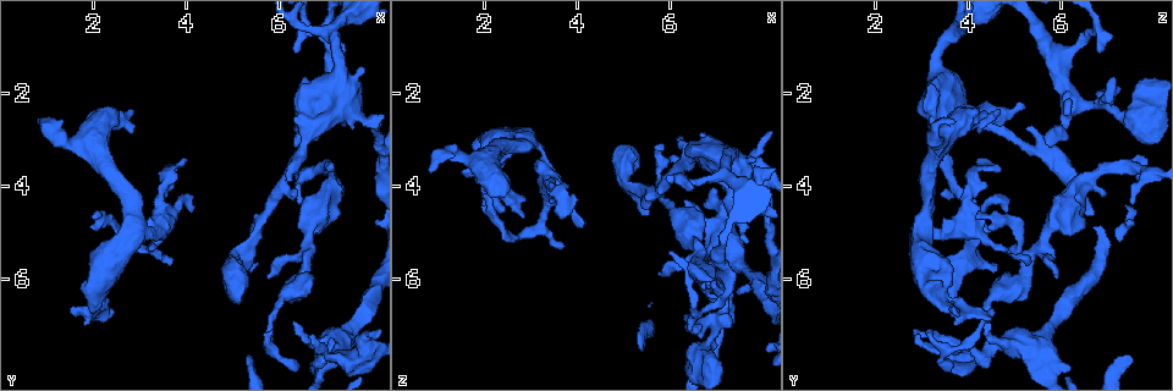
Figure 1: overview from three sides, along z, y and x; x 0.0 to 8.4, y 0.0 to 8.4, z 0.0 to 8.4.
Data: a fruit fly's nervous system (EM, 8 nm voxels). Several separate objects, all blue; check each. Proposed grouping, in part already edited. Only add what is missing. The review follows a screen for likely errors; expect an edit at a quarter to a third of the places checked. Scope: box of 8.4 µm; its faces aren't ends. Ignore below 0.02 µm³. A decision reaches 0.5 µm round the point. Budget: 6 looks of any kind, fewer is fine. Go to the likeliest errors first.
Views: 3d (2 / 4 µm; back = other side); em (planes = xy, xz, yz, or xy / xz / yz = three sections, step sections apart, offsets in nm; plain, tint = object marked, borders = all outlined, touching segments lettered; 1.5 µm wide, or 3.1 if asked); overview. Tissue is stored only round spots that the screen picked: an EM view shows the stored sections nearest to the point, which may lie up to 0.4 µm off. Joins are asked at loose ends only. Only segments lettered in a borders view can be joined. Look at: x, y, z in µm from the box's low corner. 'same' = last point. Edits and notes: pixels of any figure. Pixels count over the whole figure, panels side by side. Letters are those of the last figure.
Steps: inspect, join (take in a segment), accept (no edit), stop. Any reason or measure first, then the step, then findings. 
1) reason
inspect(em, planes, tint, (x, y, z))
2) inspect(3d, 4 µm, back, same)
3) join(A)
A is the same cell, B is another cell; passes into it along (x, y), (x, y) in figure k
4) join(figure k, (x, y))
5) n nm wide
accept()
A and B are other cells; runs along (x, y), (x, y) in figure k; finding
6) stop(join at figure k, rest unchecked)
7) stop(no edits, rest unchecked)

free end
inspect(em, xy, step 4, borders, (5.80, 7.10, 3.15))

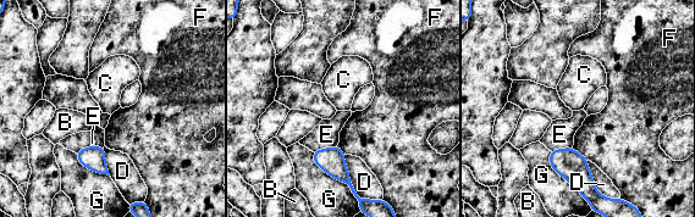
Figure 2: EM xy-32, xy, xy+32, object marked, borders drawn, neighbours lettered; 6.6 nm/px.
another direction
inspect(em, planes, borders, same)

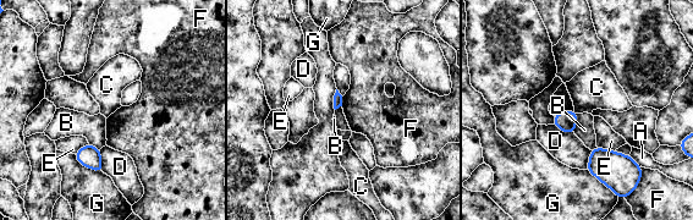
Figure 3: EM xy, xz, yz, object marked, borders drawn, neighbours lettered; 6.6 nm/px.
accept()
A, B, C, D, E, F and G are other cells; border along (341, 105), (335, 110) in figure 3; no lettered segment goes on from it

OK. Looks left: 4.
an open end
inspect(3d, 4 µm, (5.75, 5.95, 5.90))

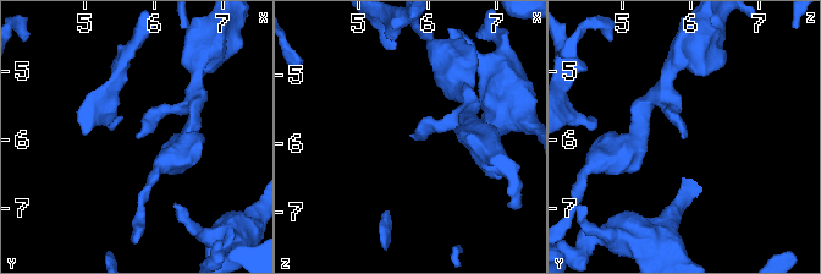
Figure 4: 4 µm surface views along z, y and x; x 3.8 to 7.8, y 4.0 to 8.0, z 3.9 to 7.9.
need the tissue
inspect(em, planes, plain, (5.80, 5.95, 5.95))

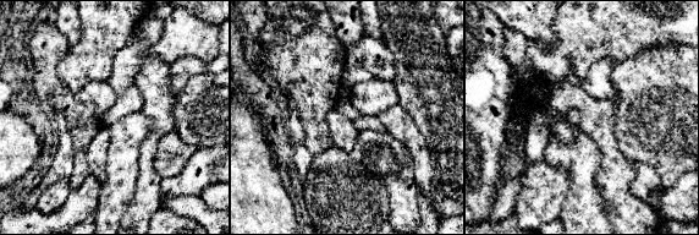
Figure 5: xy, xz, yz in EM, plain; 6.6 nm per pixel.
inspect(em, planes, borders, same)

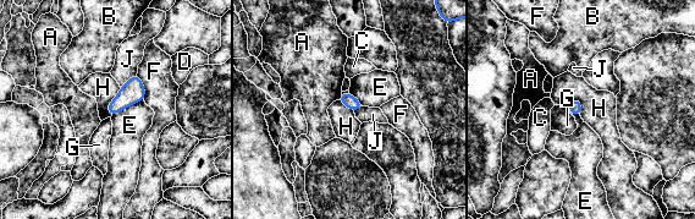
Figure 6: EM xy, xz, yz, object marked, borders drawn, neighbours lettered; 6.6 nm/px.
E touches over 240 nm
accept()
A, B, C, D, E, F, G, H and J are other cells; border along (120, 87), (108, 107), (110, 115) in figure 6; none of them fits

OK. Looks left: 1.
branch stops here
inspect(em, planes, borders, (6.55, 4.35, 7.50))

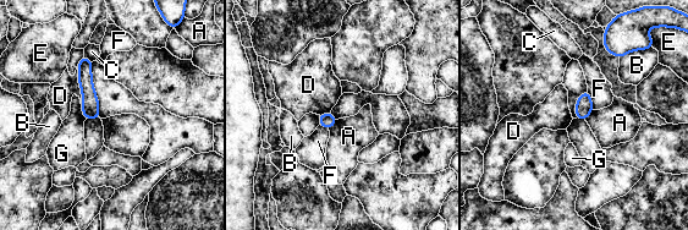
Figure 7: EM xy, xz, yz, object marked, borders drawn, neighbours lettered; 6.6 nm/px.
accept()
A, B, C, D, E, F and G are other cells; runs along (84, 60), (84, 80), (95, 115) in figure 7; none of them fits

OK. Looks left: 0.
stop(no edits, rest unchecked)

